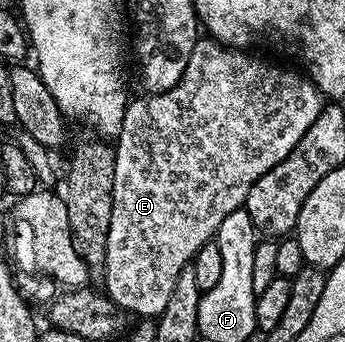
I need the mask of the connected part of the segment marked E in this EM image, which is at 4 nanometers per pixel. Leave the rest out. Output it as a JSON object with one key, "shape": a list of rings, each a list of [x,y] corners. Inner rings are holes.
{"shape":[[[200,37],[197,38],[194,45],[194,53],[190,53],[190,61],[186,61],[186,73],[182,73],[178,85],[165,91],[145,94],[143,96],[145,99],[133,98],[129,102],[126,113],[122,117],[122,129],[114,139],[116,164],[114,165],[114,185],[112,186],[112,212],[110,213],[110,233],[106,237],[106,261],[102,276],[105,287],[103,290],[108,298],[115,301],[123,311],[127,311],[133,316],[159,317],[166,309],[166,301],[170,301],[170,293],[174,293],[174,281],[178,281],[178,273],[182,273],[182,269],[191,264],[198,249],[202,249],[202,245],[213,242],[216,230],[220,228],[222,221],[226,221],[226,217],[230,217],[230,213],[243,208],[254,181],[258,181],[258,177],[262,177],[262,173],[274,169],[274,165],[278,165],[278,161],[285,159],[290,153],[290,149],[294,149],[294,145],[298,145],[298,141],[302,141],[302,133],[306,133],[306,129],[310,129],[310,125],[314,125],[318,113],[326,105],[326,99],[307,74],[297,71],[291,71],[288,67],[279,67],[276,63],[267,63],[266,60],[259,59],[256,53],[226,47],[211,37]]]}

